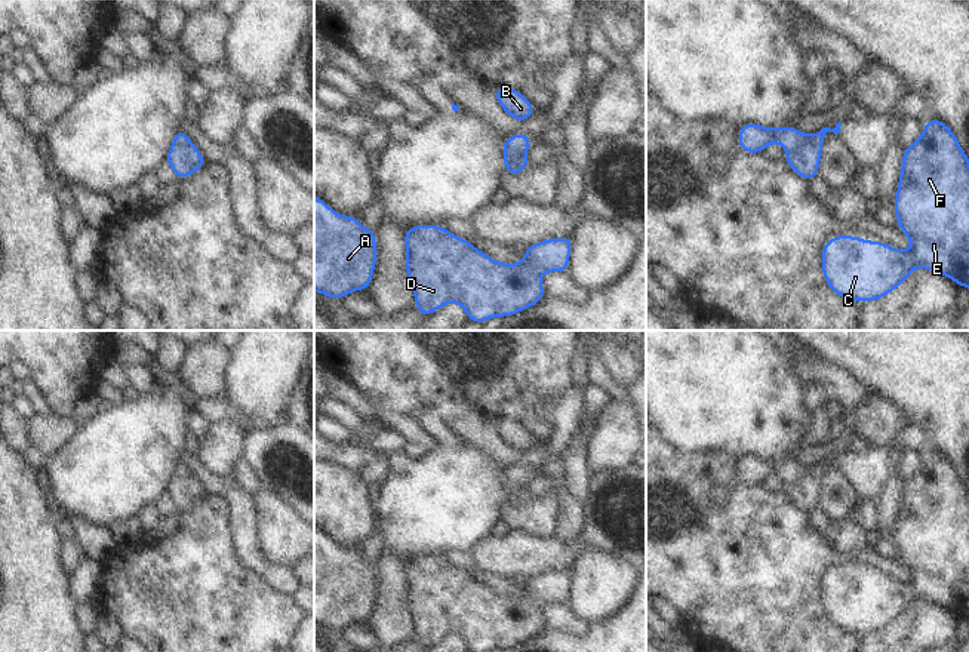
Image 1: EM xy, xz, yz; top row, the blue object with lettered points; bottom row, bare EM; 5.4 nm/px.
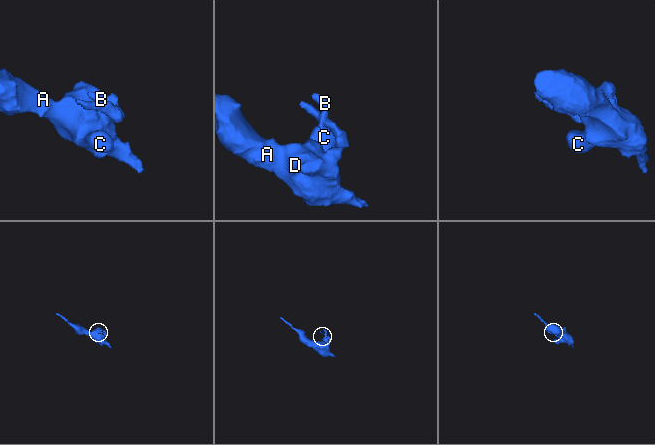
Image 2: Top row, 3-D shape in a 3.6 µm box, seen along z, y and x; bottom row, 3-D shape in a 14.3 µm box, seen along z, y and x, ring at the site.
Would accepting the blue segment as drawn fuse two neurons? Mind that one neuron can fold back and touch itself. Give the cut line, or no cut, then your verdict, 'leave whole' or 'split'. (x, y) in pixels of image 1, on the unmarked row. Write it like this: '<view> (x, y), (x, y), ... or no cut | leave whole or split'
yz (820, 477), (802, 476), (787, 485) | split

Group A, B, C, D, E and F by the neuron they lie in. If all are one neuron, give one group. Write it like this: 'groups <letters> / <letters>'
groups A C D E F / B

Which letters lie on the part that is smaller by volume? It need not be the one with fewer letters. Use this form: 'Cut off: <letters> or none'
Cut off: B

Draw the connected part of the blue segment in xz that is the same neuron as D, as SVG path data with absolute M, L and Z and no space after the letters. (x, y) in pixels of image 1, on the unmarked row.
M442 557L404 563L406 605L422 649L447 634L459 636L468 652L507 649L536 637L545 627L541 606L566 605L572 569L527 578L522 596L502 596Z

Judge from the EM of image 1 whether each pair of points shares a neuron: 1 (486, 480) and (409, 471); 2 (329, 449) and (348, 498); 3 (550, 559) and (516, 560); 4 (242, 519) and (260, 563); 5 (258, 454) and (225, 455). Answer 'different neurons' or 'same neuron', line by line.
1: same neuron
2: different neurons
3: same neuron
4: same neuron
5: different neurons

